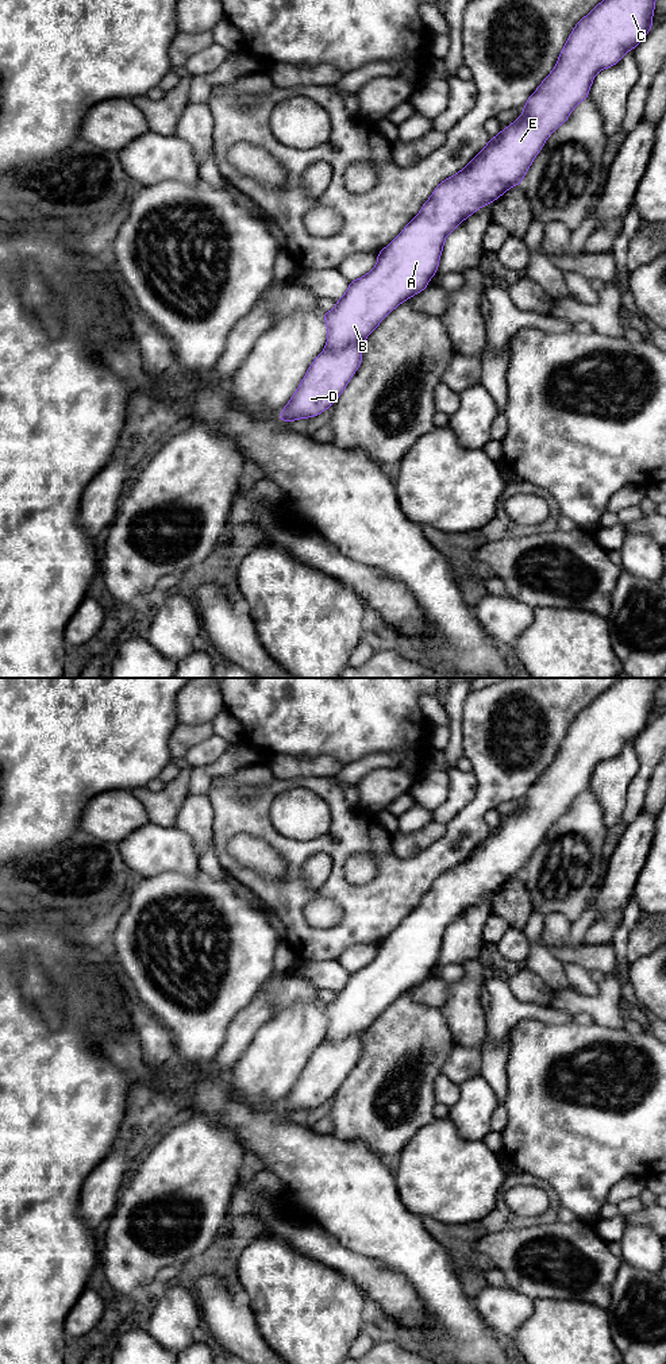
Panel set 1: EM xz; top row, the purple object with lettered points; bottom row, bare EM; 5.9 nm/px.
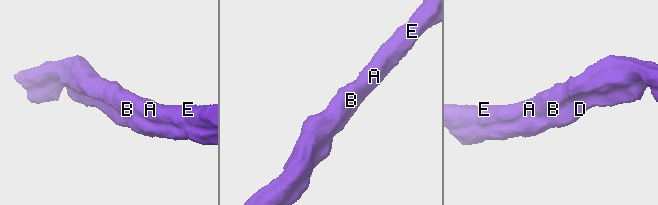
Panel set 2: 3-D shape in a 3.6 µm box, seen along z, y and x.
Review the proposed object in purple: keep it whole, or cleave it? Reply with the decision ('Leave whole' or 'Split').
Leave whole

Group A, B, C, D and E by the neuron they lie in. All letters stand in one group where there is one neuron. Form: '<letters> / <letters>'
A B C D E

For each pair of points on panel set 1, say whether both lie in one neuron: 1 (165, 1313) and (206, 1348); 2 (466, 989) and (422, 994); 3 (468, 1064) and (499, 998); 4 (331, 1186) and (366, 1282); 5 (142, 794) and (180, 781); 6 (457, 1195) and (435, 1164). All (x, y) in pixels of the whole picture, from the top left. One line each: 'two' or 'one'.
1: one
2: two
3: two
4: two
5: one
6: one

